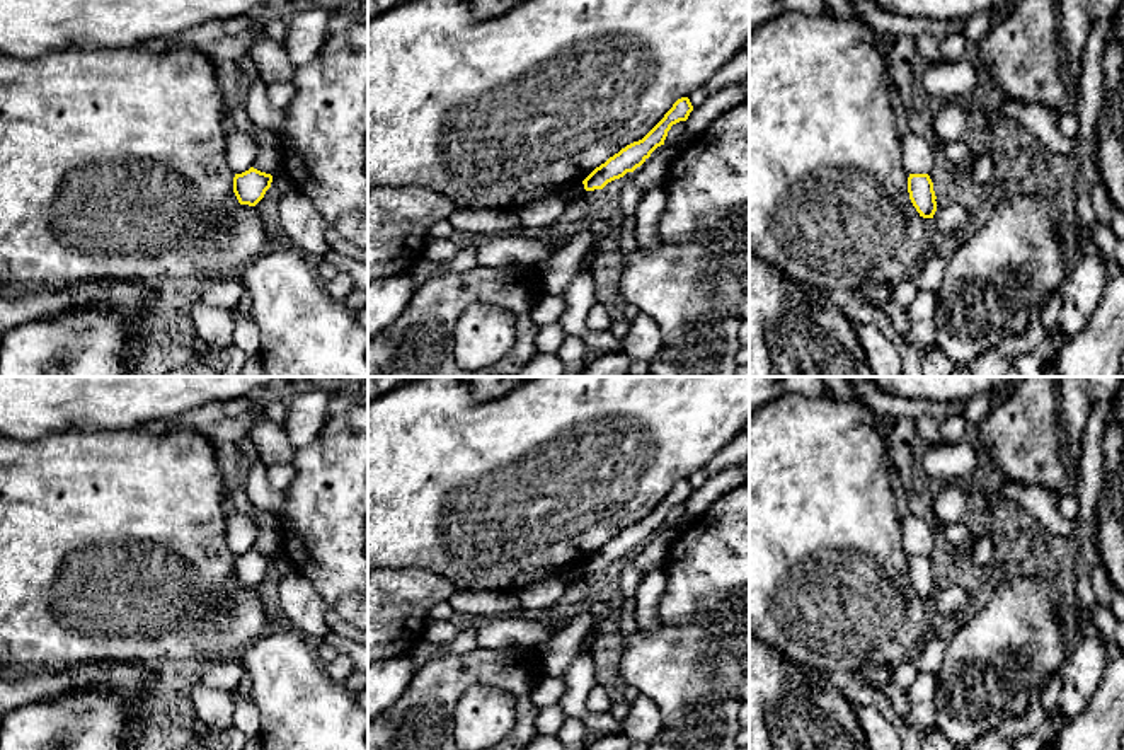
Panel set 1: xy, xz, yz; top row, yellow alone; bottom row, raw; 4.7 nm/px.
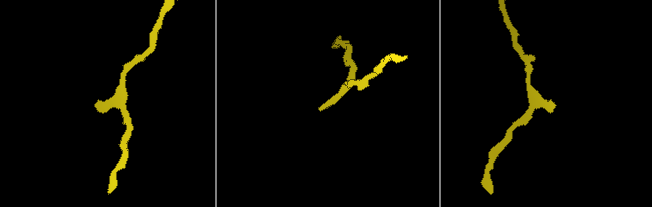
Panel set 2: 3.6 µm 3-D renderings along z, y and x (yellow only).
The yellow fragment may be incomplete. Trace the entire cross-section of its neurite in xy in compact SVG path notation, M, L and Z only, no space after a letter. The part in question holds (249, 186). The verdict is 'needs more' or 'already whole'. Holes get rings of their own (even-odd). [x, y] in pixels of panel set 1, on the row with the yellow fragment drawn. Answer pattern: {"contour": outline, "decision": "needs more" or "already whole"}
{"contour": "M254 167L233 177L233 193L240 205L255 206L271 188L272 176Z", "decision": "already whole"}

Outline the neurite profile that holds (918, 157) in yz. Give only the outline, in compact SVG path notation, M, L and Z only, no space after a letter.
M908 128L901 131L903 164L909 174L930 174L935 165L932 143L916 136Z

